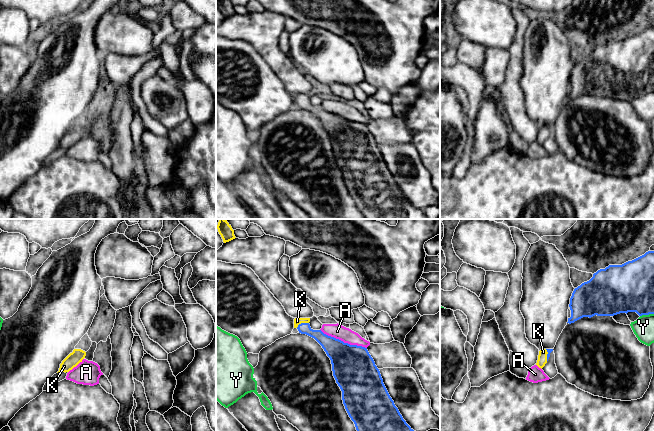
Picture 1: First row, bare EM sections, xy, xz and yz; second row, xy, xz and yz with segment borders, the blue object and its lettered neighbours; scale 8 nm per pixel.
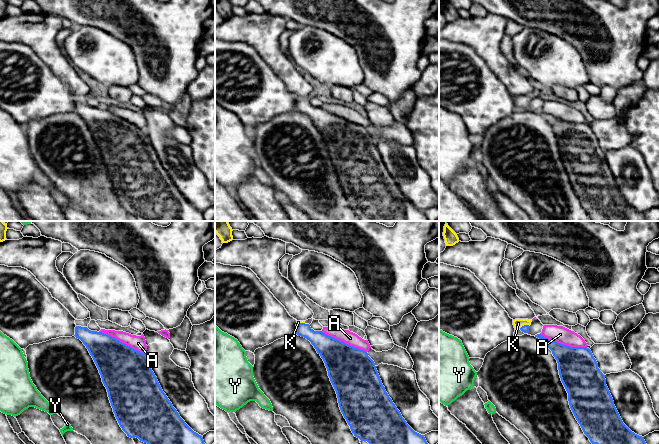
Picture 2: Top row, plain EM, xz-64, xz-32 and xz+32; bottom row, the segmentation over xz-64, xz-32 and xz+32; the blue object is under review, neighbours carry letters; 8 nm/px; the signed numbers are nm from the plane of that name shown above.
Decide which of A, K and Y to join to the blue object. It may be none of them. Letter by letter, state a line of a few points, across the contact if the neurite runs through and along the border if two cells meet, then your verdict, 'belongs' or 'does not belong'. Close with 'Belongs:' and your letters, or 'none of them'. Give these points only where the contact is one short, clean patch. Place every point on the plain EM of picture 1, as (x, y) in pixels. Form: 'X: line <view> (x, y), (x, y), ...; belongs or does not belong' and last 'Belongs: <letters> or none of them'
A: does not belong
K: line xz (325, 117), (311, 109), (302, 99), (297, 97); belongs
Y: does not belong
Belongs: K

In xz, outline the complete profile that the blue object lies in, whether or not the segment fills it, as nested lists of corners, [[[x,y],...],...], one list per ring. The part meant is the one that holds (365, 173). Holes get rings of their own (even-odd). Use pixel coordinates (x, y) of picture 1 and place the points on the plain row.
[[[295,94],[294,104],[314,114],[330,134],[333,152],[342,167],[343,180],[357,208],[369,219],[428,219],[422,209],[414,207],[403,195],[367,124],[344,119],[321,106],[313,106],[309,98],[310,94]]]

